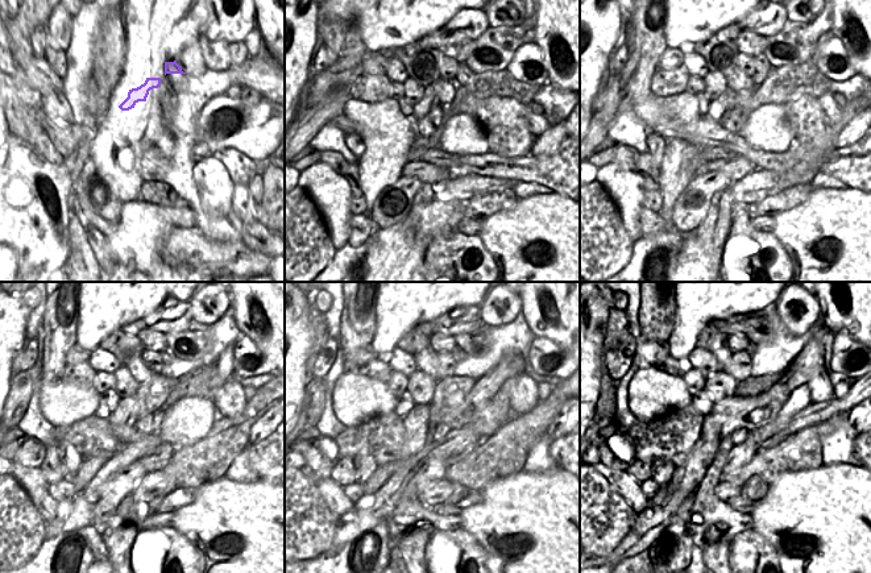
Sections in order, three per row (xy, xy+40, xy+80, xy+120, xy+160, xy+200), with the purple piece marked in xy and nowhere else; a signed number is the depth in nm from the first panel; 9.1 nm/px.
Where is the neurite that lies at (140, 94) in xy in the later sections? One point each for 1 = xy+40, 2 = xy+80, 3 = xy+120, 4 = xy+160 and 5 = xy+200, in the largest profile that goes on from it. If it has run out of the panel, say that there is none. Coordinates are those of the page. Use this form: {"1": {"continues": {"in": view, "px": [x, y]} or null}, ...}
{"1": {"continues": {"in": "xy+40", "px": [422, 108]}}, "2": {"continues": {"in": "xy+80", "px": [718, 108]}}, "3": {"continues": {"in": "xy+120", "px": [128, 410]}}, "4": {"continues": {"in": "xy+160", "px": [417, 420]}}, "5": {"continues": {"in": "xy+200", "px": [680, 486]}}}

